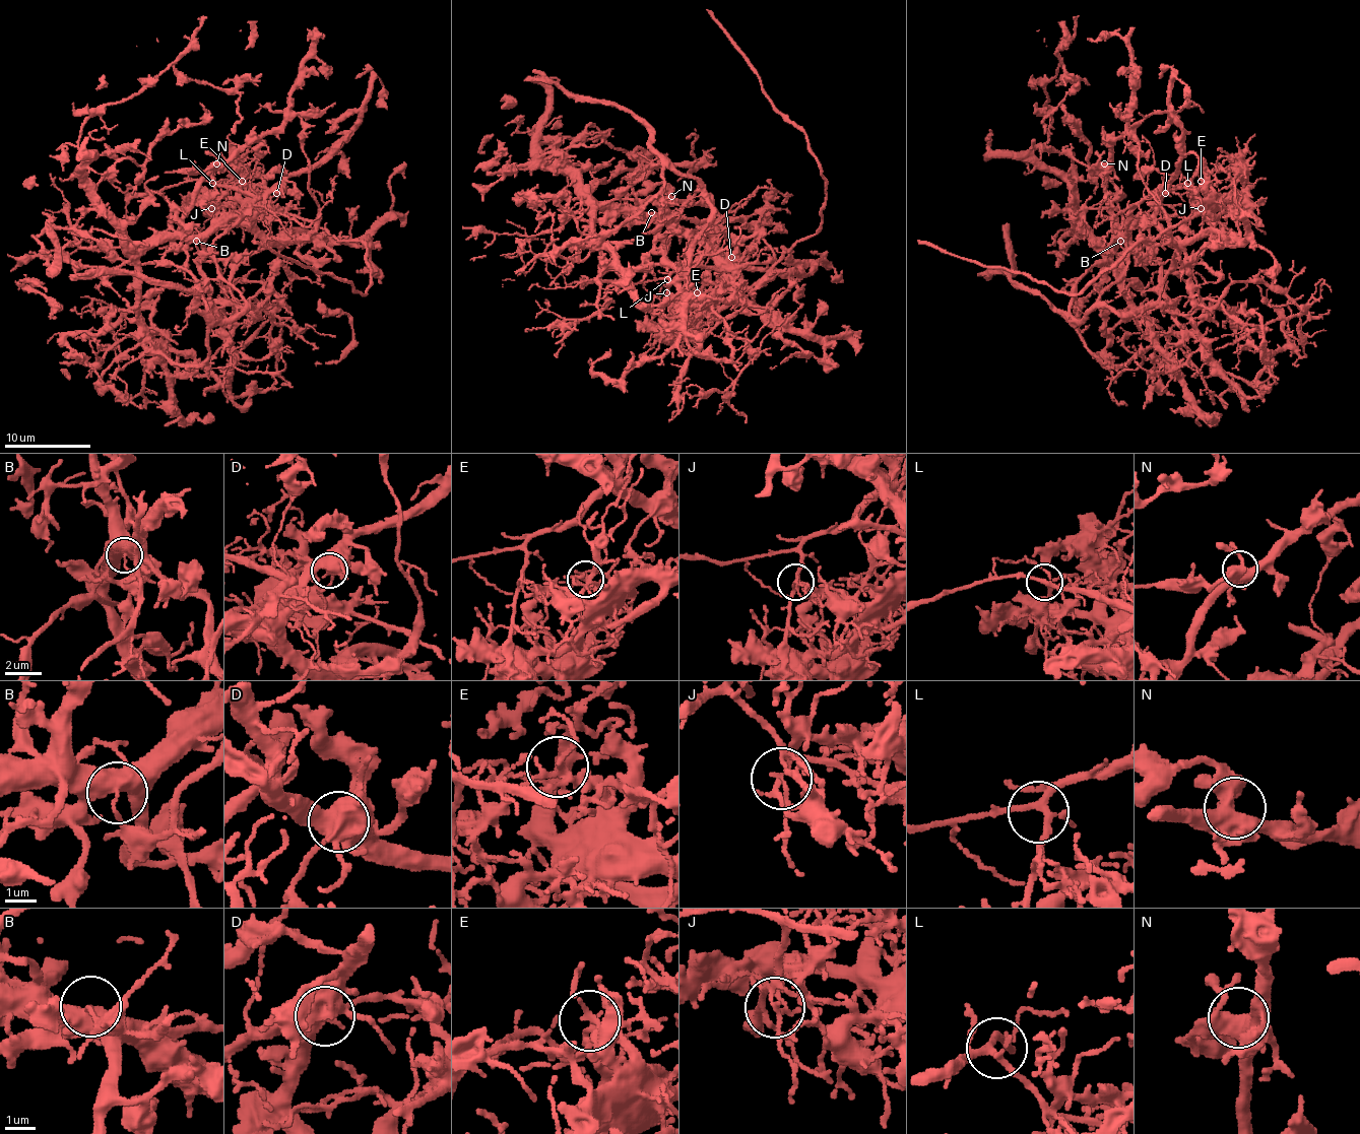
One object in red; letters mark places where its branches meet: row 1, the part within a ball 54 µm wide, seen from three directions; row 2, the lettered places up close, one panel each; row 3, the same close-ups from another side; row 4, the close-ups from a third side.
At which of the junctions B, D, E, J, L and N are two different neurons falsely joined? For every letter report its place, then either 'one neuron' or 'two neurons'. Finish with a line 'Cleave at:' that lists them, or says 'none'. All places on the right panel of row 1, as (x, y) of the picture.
B: (1120, 241) | two neurons
D: (1165, 193) | two neurons
E: (1201, 181) | one neuron
J: (1201, 208) | two neurons
L: (1187, 183) | one neuron
N: (1104, 163) | one neuron
Cleave at: B, D, J

